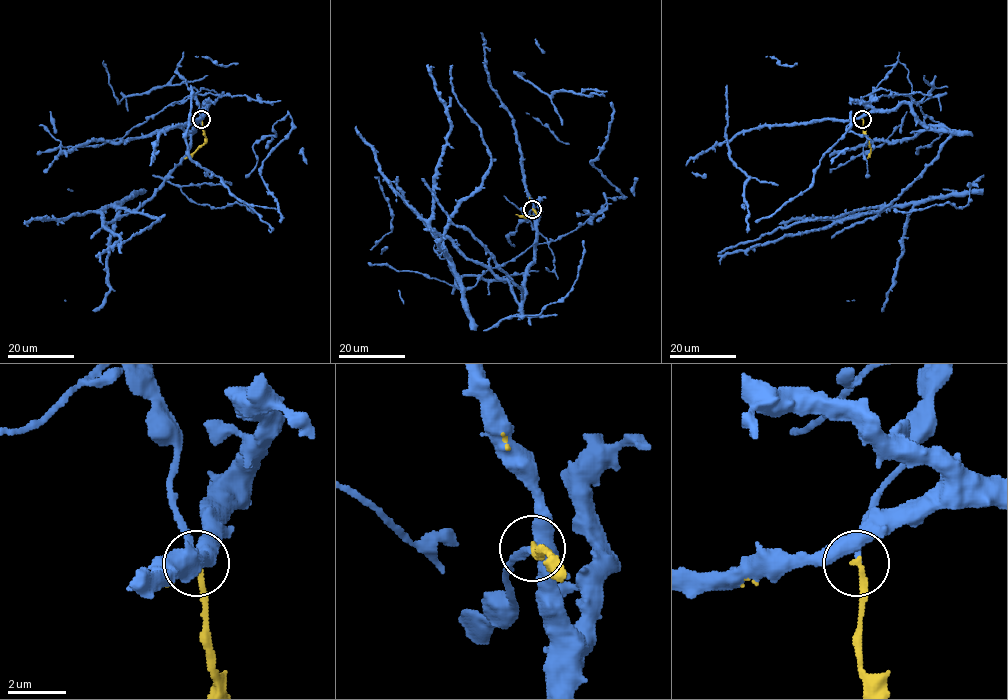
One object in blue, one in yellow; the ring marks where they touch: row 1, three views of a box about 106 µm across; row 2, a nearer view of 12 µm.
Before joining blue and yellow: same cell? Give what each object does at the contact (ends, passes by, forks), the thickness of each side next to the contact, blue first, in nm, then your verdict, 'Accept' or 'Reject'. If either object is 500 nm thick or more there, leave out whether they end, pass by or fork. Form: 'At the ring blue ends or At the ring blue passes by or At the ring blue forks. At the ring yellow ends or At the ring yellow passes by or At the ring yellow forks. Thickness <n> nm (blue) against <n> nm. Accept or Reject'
At the ring blue passes by. At the ring yellow ends. Thickness 160 nm (blue) against 200 nm. Accept

